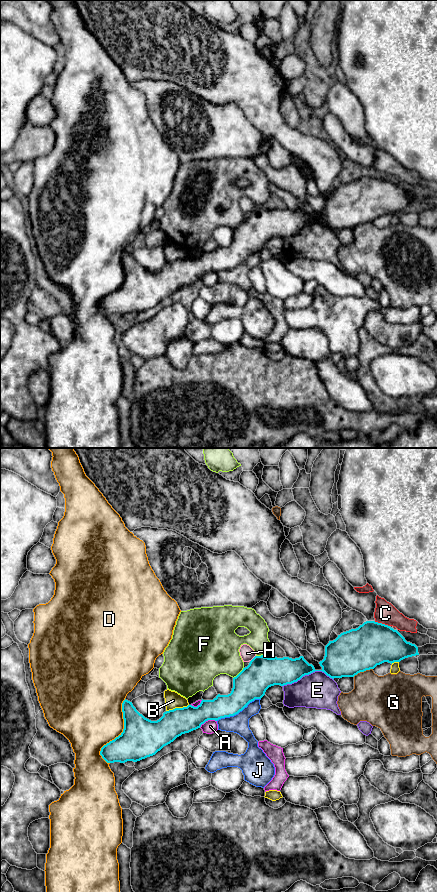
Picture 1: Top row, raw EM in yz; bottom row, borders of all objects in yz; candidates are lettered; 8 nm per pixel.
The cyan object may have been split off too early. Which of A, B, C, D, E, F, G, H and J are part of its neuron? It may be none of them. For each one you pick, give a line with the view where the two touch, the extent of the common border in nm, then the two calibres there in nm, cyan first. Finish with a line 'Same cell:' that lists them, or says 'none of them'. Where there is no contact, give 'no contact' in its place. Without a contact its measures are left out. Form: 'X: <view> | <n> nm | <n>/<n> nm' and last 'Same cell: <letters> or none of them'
Same cell: none of them

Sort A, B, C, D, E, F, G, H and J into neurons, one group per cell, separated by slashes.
A / B / C / D / E / F / G / H / J

